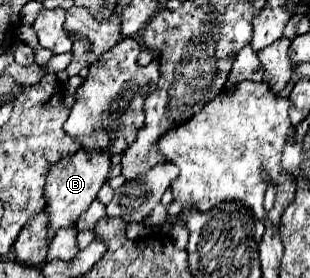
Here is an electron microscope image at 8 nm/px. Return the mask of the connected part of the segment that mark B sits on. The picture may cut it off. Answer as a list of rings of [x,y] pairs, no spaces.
[[[77,151],[75,155],[61,159],[55,163],[49,171],[47,185],[45,185],[45,195],[47,195],[47,207],[45,211],[49,213],[49,239],[57,233],[61,227],[71,227],[81,213],[89,209],[89,205],[97,199],[99,189],[107,181],[107,175],[111,171],[111,153],[109,151]]]

